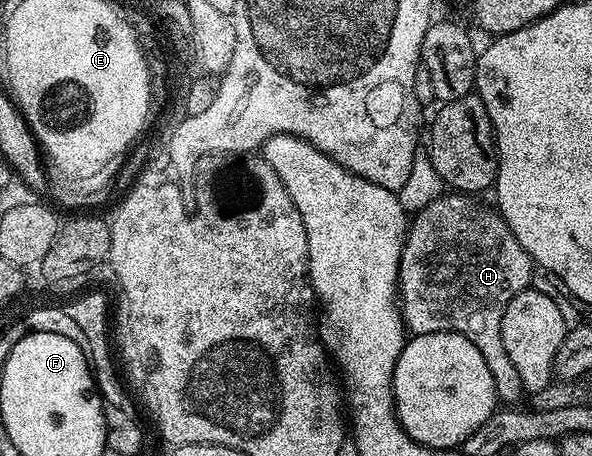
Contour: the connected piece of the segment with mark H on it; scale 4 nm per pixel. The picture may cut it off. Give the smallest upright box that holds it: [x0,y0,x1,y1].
[397,192,535,404]

